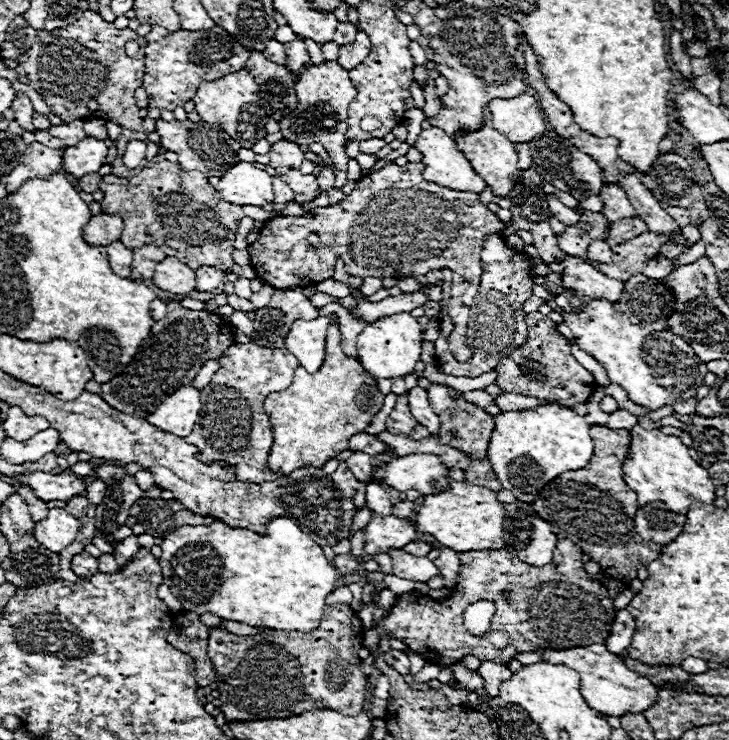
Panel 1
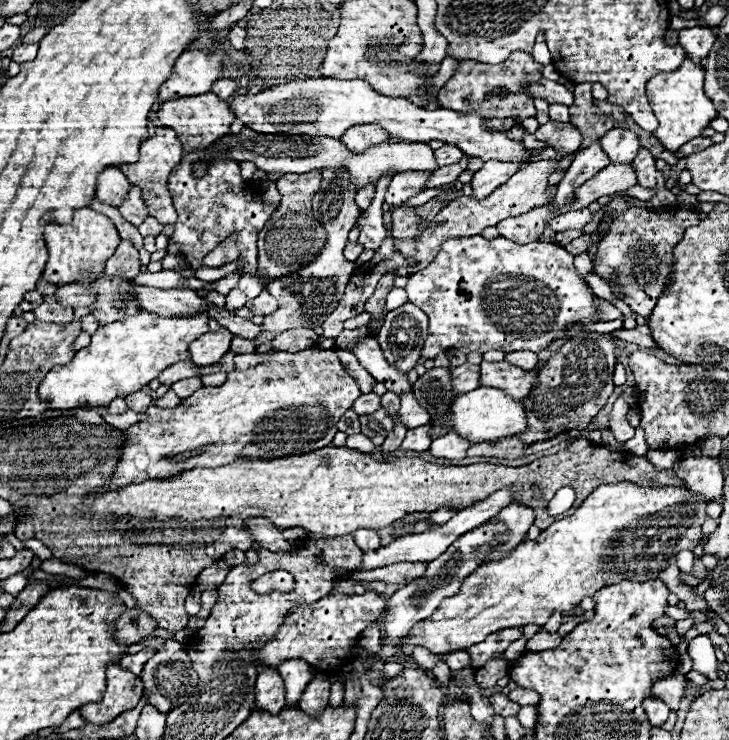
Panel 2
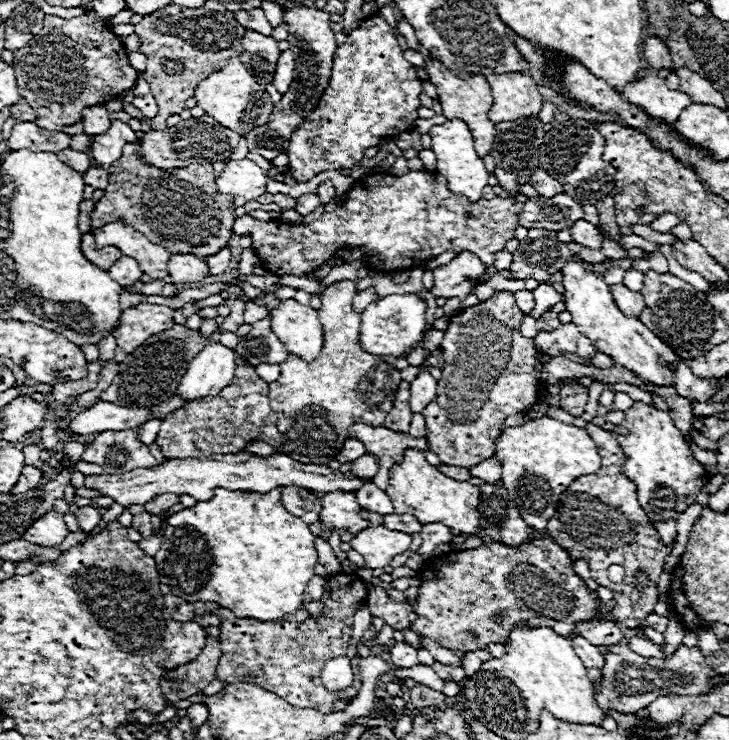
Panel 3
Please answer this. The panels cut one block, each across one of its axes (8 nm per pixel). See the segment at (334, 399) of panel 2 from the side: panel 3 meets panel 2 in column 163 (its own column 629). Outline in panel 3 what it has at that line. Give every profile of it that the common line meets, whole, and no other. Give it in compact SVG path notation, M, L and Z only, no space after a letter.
M634 402L634 406L628 408L624 414L626 414L624 422L614 426L612 430L620 442L620 448L628 458L622 470L636 484L638 502L646 510L654 528L658 530L660 544L672 546L676 542L678 532L672 528L674 524L666 520L668 518L666 512L676 512L676 514L684 512L708 482L706 478L708 472L698 460L694 460L686 438L674 426L668 412L656 410L654 406L648 406L644 402Z

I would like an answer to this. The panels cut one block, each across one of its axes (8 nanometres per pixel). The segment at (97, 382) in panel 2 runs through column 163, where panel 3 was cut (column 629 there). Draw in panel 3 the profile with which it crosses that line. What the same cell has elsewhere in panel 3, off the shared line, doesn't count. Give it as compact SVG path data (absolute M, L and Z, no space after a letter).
M568 262L562 270L564 278L564 304L572 314L572 322L578 330L592 340L592 344L612 358L614 366L630 370L644 382L654 382L656 386L674 386L672 378L672 362L678 362L680 356L670 350L652 330L648 330L638 318L624 316L620 308L614 304L608 284L598 276L592 268L586 268L582 262Z

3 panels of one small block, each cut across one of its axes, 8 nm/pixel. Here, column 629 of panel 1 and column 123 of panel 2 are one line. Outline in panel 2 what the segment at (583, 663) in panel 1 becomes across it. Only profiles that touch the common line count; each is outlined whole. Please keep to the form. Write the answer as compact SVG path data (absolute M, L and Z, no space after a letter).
M120 662L108 666L108 682L102 702L90 702L80 708L82 716L90 724L106 724L112 722L118 714L136 708L140 696L142 696L142 680L140 676L134 676L130 670L120 668Z

